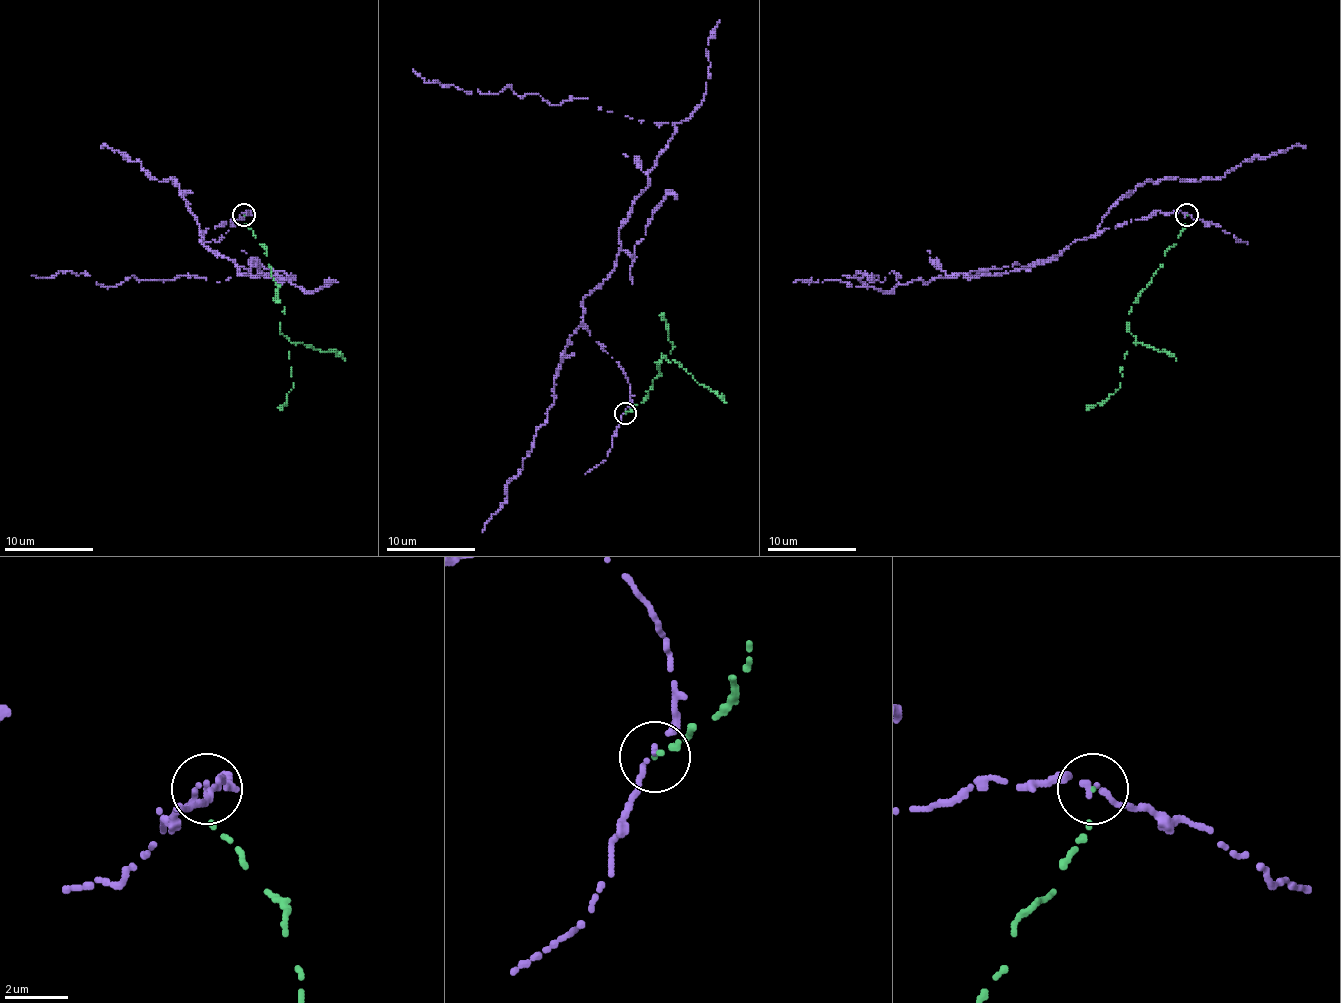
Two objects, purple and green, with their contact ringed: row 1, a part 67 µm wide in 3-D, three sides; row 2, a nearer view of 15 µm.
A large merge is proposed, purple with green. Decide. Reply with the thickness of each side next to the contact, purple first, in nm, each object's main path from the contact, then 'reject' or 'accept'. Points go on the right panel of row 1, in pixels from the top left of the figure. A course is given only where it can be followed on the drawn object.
140/50 nm | purple via (1185, 215), (1158, 211), (1001, 273), (843, 275) | green via (1187, 215), (1174, 246), (1131, 307), (1129, 331), (1136, 340), (1124, 356), (1120, 387), (1086, 410) | reject

